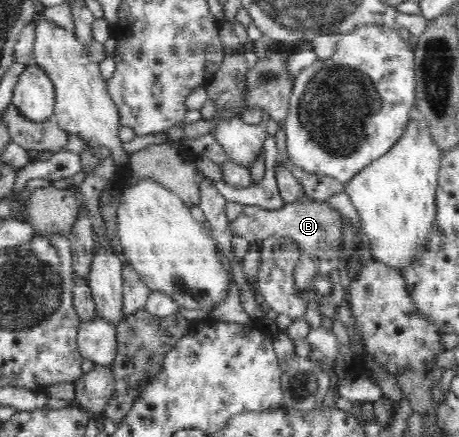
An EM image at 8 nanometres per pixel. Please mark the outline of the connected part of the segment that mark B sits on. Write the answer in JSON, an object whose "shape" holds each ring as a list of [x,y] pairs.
{"shape":[[[309,199],[302,206],[283,206],[278,211],[268,211],[259,207],[243,207],[243,212],[237,219],[228,223],[228,232],[233,239],[246,240],[249,245],[258,245],[262,241],[280,237],[288,238],[296,245],[301,253],[316,261],[320,275],[328,276],[338,267],[344,252],[339,249],[339,241],[342,239],[342,226],[340,226],[340,215],[332,211],[324,203],[314,202]]]}

